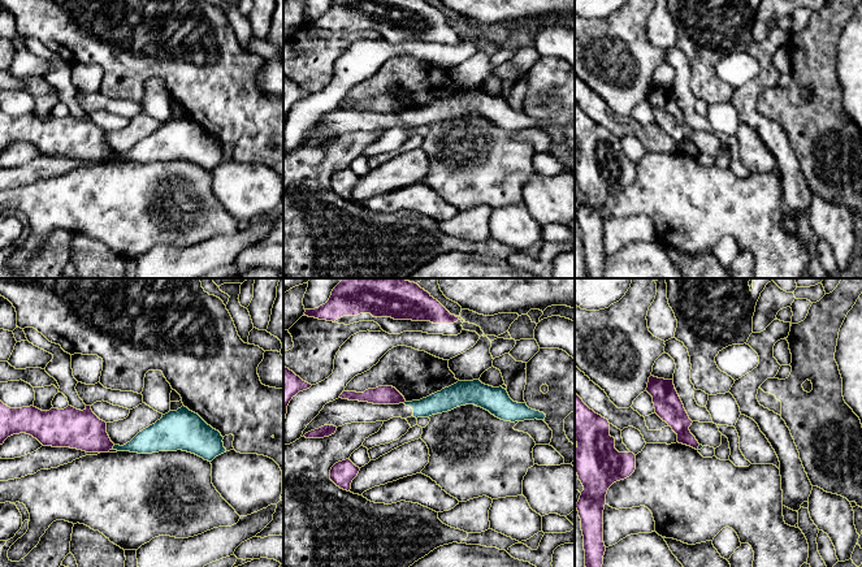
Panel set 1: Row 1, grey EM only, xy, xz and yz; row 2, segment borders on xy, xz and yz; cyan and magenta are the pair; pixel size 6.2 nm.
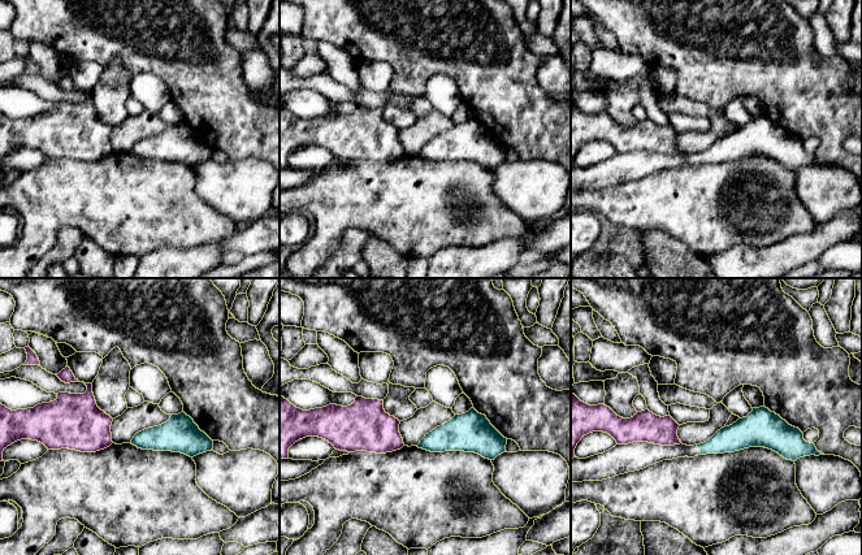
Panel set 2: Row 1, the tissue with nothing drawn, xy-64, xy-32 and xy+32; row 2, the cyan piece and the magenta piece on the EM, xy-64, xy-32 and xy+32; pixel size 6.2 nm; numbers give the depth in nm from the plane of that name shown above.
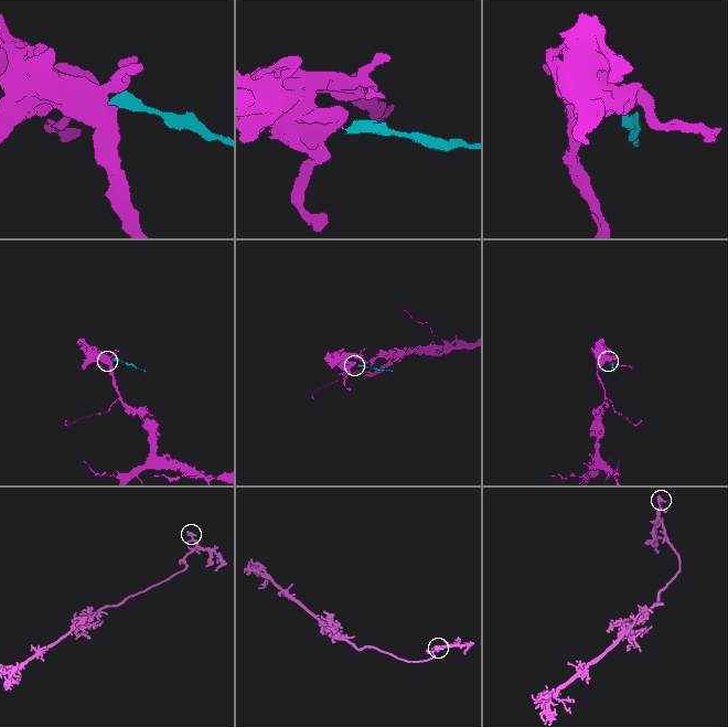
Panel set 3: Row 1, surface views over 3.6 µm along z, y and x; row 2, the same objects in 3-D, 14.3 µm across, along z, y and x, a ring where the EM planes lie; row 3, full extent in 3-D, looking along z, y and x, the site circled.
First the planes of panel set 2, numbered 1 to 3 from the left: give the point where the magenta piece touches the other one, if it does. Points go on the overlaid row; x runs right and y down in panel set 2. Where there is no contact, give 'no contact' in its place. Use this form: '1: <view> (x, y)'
1: no contact
2: no contact
3: no contact

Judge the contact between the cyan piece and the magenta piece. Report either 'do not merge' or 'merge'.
do not merge

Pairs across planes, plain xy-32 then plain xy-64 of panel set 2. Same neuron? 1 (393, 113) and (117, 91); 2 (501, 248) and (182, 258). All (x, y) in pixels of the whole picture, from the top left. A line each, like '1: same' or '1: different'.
1: same
2: same

